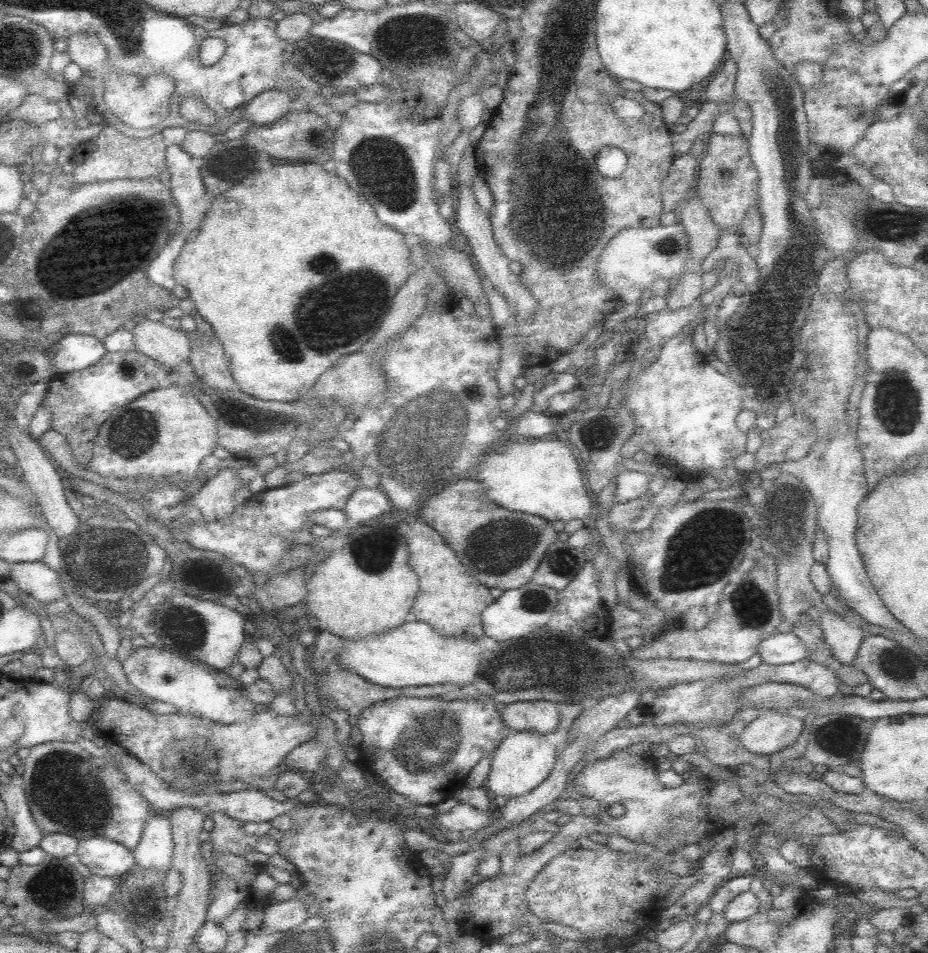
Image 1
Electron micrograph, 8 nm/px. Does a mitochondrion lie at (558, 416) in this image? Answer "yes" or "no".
no

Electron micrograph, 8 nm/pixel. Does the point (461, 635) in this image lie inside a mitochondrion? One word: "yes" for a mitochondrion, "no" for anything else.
no

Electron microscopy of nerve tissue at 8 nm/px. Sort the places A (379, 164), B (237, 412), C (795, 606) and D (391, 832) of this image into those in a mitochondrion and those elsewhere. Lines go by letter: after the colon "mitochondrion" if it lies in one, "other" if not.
A: mitochondrion
B: mitochondrion
C: other
D: other

